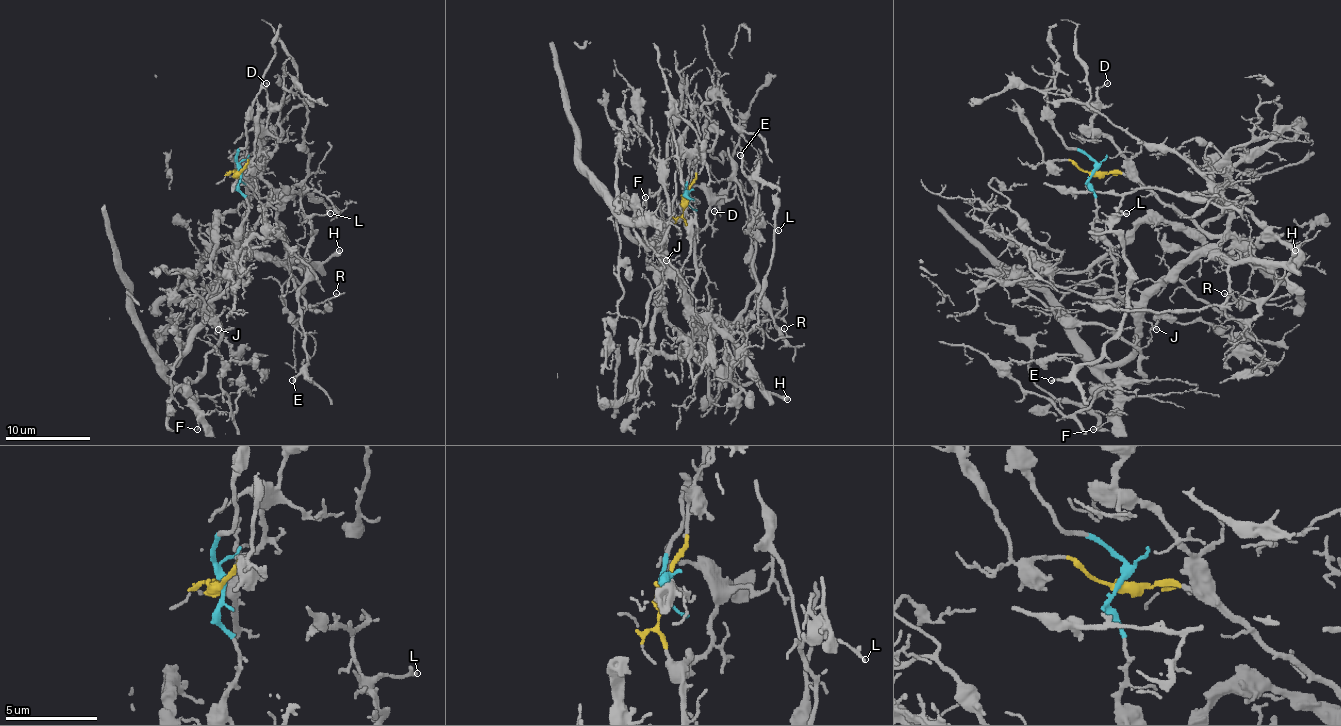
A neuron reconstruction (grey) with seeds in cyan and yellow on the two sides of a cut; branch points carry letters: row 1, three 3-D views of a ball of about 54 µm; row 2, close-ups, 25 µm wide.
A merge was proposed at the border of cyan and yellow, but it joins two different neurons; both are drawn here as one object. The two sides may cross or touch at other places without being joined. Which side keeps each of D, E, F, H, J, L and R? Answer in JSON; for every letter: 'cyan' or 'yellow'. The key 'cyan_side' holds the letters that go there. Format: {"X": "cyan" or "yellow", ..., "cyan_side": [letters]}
{"D": "yellow", "E": "yellow", "F": "cyan", "H": "cyan", "J": "cyan", "L": "yellow", "R": "cyan", "cyan_side": ["F", "H", "J", "R"]}

